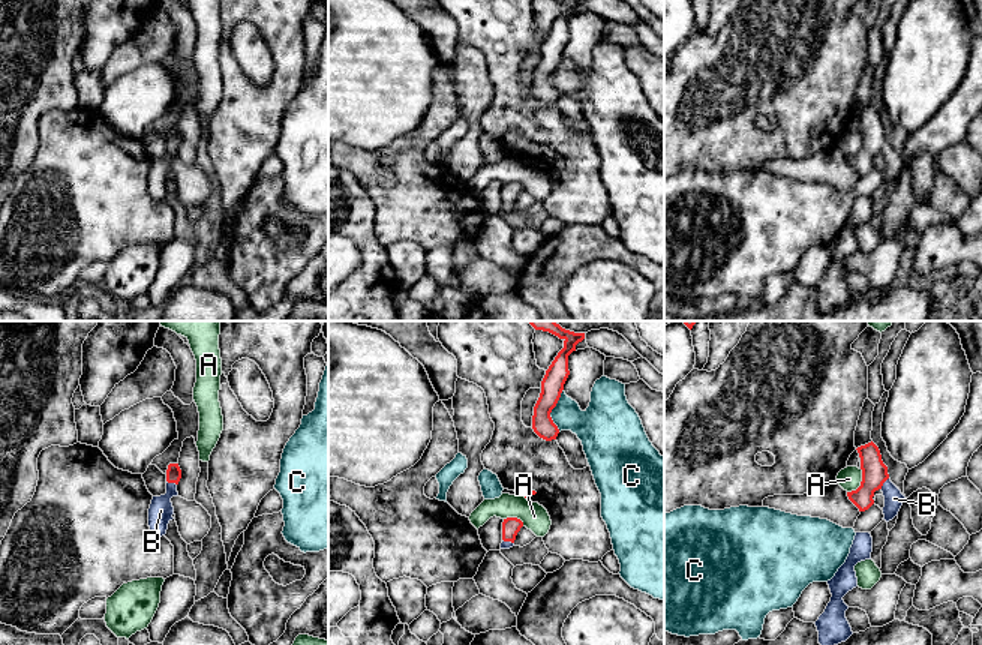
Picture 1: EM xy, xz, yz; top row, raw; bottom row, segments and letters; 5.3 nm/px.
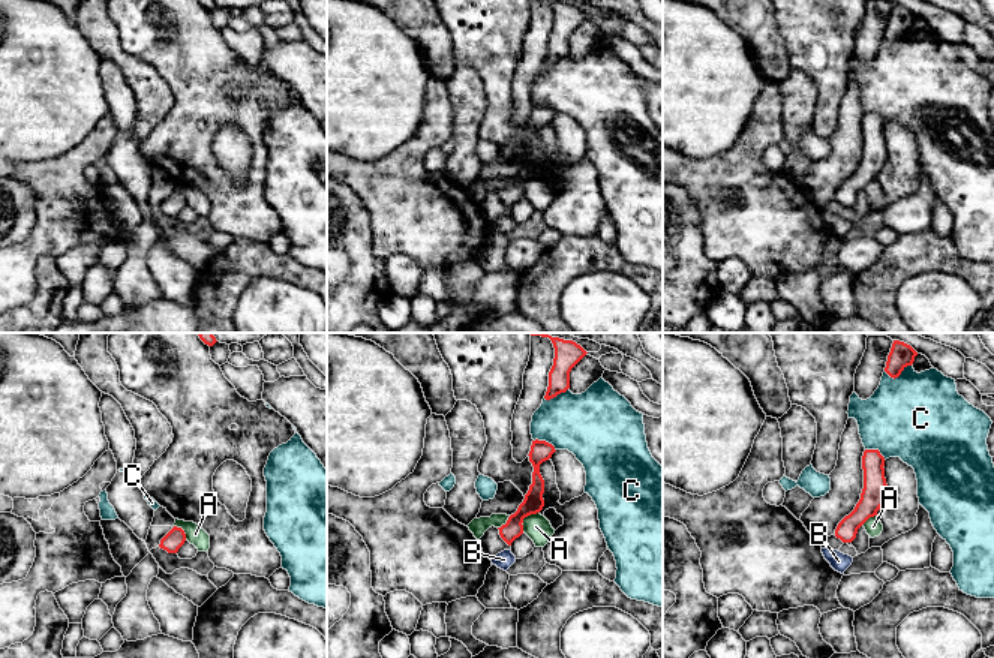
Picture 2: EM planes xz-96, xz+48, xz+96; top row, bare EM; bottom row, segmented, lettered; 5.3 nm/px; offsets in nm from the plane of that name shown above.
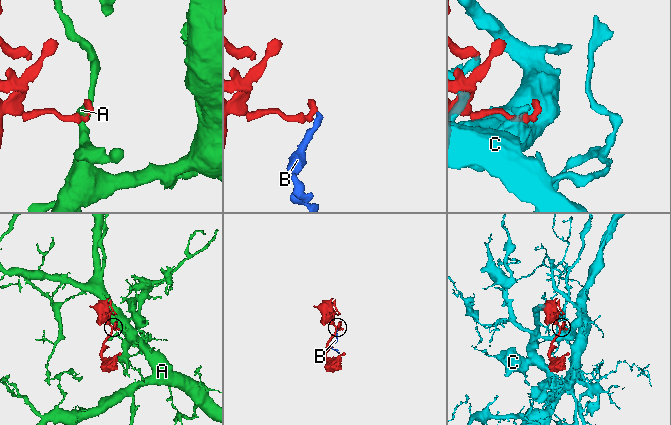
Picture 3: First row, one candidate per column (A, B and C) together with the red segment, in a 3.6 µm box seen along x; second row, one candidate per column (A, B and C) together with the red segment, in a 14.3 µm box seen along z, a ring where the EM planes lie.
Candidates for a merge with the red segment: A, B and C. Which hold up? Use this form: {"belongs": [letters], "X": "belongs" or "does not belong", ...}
{"belongs": ["B"], "A": "does not belong", "B": "belongs", "C": "does not belong"}

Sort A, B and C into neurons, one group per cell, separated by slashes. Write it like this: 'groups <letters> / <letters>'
groups A / B / C

